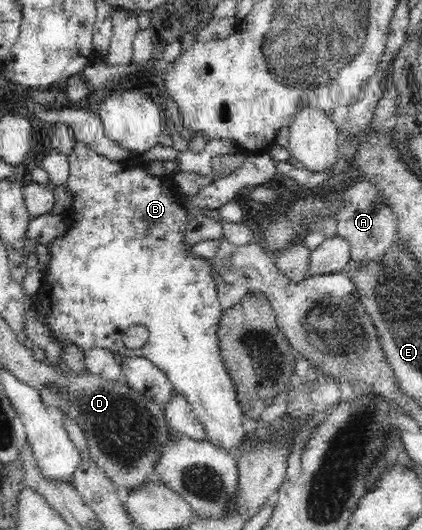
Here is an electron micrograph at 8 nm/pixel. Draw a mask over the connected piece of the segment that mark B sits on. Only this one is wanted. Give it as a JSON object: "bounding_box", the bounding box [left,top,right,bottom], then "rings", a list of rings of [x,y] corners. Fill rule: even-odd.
{"bounding_box":[38,142,247,454],"rings":[[[76,142],[74,149],[67,157],[70,173],[66,180],[66,187],[69,191],[69,196],[73,199],[73,203],[65,213],[67,218],[71,220],[71,224],[63,236],[47,244],[49,252],[51,252],[51,260],[47,264],[47,270],[44,271],[43,288],[38,293],[38,314],[46,316],[44,320],[47,323],[47,327],[49,327],[49,331],[51,331],[51,337],[60,346],[63,344],[74,344],[81,351],[98,346],[109,350],[115,357],[140,356],[141,358],[146,358],[167,374],[177,393],[185,396],[185,399],[192,407],[195,420],[205,427],[204,440],[209,441],[211,444],[218,444],[223,450],[236,454],[236,450],[241,450],[245,446],[243,442],[245,442],[245,433],[247,432],[245,432],[242,425],[242,417],[245,415],[243,414],[243,407],[239,403],[231,375],[227,372],[220,355],[218,328],[223,310],[219,304],[217,282],[215,282],[212,266],[210,266],[208,260],[193,255],[191,253],[192,244],[185,241],[186,226],[191,222],[192,218],[189,218],[189,214],[187,213],[188,208],[181,203],[181,199],[177,195],[178,187],[173,185],[173,180],[169,176],[153,176],[147,172],[143,174],[123,174],[125,170],[129,170],[129,164],[133,163],[130,163],[130,161],[115,162],[109,160],[95,152],[93,148],[85,143]],[[134,325],[146,326],[149,329],[149,339],[145,342],[144,346],[129,349],[123,343],[123,334],[127,332],[130,326]]]}

